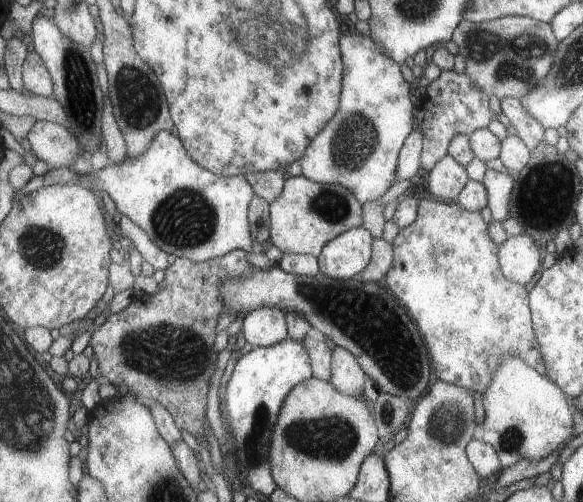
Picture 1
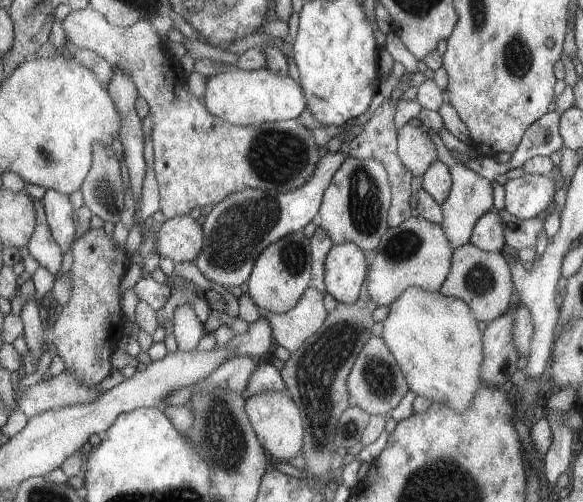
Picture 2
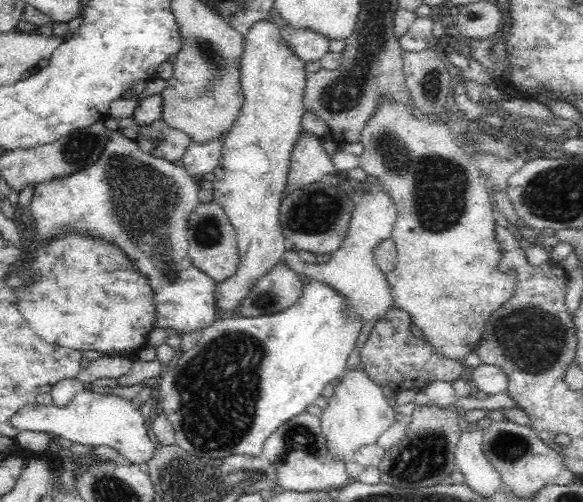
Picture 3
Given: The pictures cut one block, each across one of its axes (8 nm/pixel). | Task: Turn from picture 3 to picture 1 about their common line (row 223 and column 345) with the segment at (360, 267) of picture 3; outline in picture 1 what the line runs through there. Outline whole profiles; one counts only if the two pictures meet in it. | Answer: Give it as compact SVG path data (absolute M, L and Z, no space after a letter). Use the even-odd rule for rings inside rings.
M337 346L333 350L332 360L333 375L330 376L329 382L338 389L338 392L358 396L369 374L362 369L357 357L345 348Z

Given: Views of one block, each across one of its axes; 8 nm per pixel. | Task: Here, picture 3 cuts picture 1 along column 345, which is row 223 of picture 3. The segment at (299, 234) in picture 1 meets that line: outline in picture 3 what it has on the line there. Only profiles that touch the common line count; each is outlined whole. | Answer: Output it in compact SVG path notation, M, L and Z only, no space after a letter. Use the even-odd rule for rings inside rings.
M216 198L206 203L198 202L196 208L189 214L187 237L189 240L188 256L192 263L200 271L204 271L206 275L211 276L217 285L237 274L239 258L236 231L232 223L228 221L227 214L224 213L224 209L216 201Z

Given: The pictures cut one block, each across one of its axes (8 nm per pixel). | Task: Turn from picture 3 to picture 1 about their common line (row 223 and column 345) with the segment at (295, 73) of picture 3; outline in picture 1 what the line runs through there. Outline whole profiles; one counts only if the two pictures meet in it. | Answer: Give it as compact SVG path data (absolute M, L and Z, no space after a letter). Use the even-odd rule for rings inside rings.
M364 227L342 232L317 256L320 274L338 280L356 278L372 262L373 240L372 233Z

